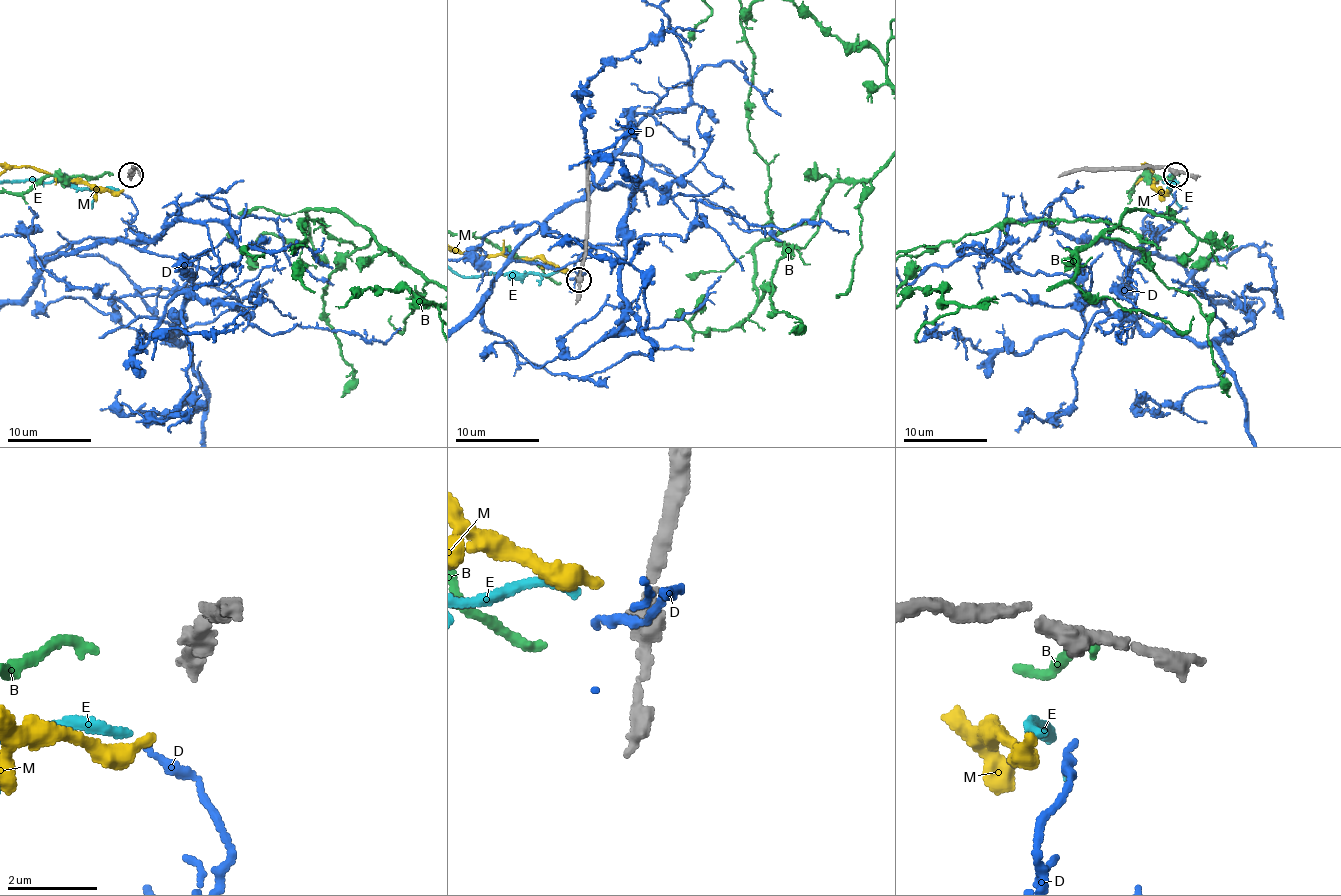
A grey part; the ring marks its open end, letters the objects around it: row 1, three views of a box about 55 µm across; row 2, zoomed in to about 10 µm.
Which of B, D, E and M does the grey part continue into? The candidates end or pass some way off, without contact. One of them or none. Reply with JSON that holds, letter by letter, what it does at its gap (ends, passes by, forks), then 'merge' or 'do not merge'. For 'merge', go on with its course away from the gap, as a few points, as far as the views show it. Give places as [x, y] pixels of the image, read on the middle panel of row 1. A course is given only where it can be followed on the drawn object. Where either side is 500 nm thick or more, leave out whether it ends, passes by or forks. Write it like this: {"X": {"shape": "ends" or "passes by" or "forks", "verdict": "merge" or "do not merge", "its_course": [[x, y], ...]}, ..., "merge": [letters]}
{"B": {"shape": "ends", "verdict": "do not merge"}, "D": {"shape": "ends", "verdict": "merge"}, "E": {"shape": "ends", "verdict": "do not merge"}, "M": {"shape": "ends", "verdict": "do not merge"}, "merge": ["D"]}

